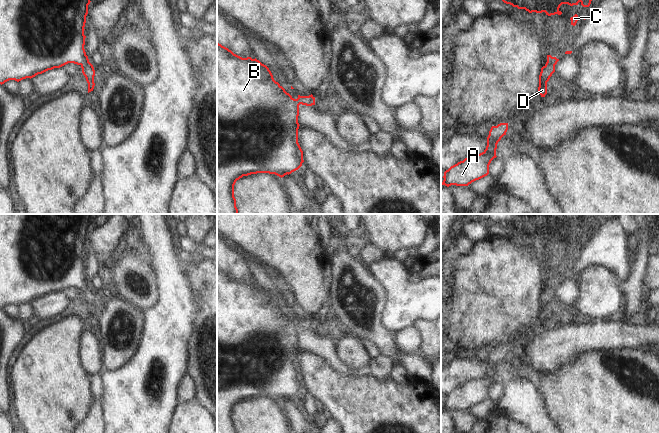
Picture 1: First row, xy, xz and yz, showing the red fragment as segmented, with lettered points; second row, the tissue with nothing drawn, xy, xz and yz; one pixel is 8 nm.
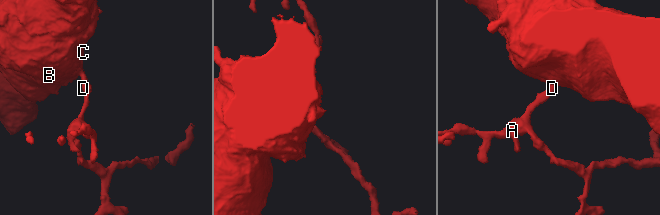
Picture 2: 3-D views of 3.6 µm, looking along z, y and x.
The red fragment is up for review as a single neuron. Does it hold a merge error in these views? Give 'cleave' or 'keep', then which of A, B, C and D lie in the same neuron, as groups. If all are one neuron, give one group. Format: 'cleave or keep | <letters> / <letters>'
keep | A B C D

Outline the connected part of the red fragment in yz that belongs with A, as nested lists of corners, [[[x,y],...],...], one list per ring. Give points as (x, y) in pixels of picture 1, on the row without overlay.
[[[508,347],[492,350],[487,361],[486,373],[478,378],[465,382],[444,396],[441,409],[468,410],[489,398],[489,389],[496,382],[497,368],[506,359]]]

